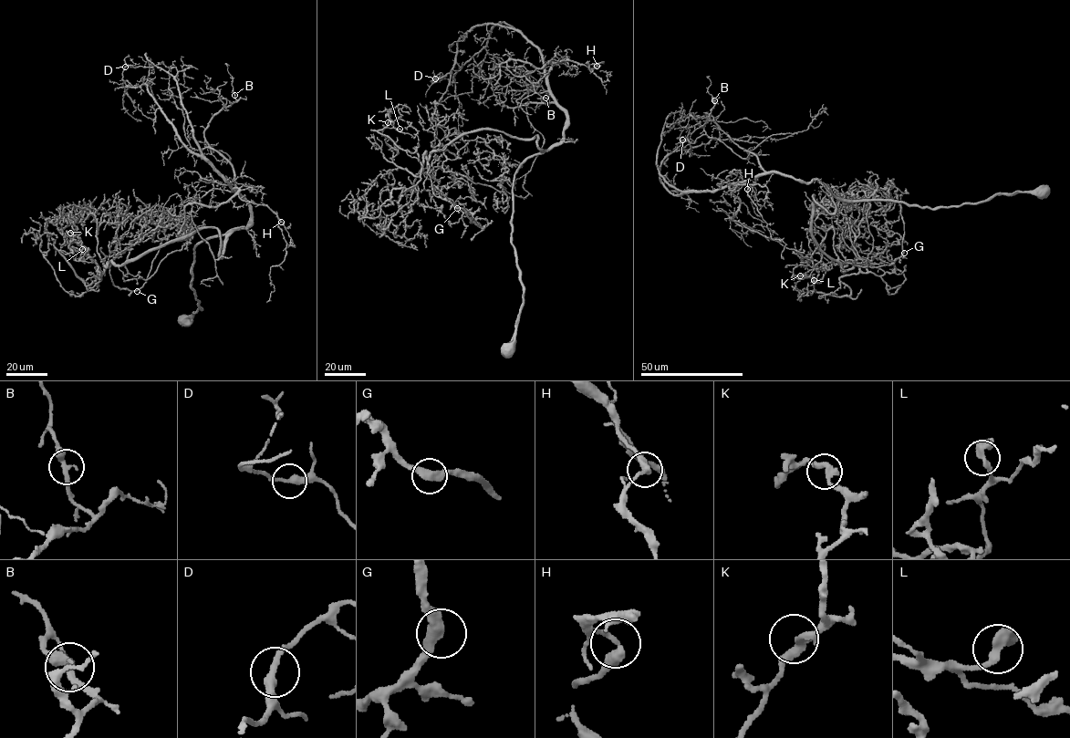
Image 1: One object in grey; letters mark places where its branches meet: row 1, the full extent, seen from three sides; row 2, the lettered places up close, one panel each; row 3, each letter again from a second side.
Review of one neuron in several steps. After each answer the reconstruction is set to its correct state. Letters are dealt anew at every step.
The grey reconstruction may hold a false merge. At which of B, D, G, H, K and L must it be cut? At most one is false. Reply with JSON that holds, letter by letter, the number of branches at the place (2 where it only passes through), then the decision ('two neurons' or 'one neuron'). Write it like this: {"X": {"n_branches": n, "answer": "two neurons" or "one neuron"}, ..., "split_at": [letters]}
{"B": {"n_branches": 2, "answer": "one neuron"}, "D": {"n_branches": 2, "answer": "one neuron"}, "G": {"n_branches": 2, "answer": "one neuron"}, "H": {"n_branches": 2, "answer": "one neuron"}, "K": {"n_branches": 2, "answer": "one neuron"}, "L": {"n_branches": 2, "answer": "one neuron"}, "split_at": []}

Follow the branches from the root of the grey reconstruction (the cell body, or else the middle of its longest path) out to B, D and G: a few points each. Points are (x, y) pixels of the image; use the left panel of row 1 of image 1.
B: (183, 319), (201, 309), (191, 286), (194, 244), (246, 228), (250, 216), (234, 171), (204, 135), (234, 95)
D: (183, 319), (201, 309), (194, 244), (246, 228), (251, 209), (191, 153), (146, 84), (126, 85), (125, 67)
G: (183, 319), (201, 309), (194, 244), (225, 246), (215, 228), (109, 262), (137, 291)

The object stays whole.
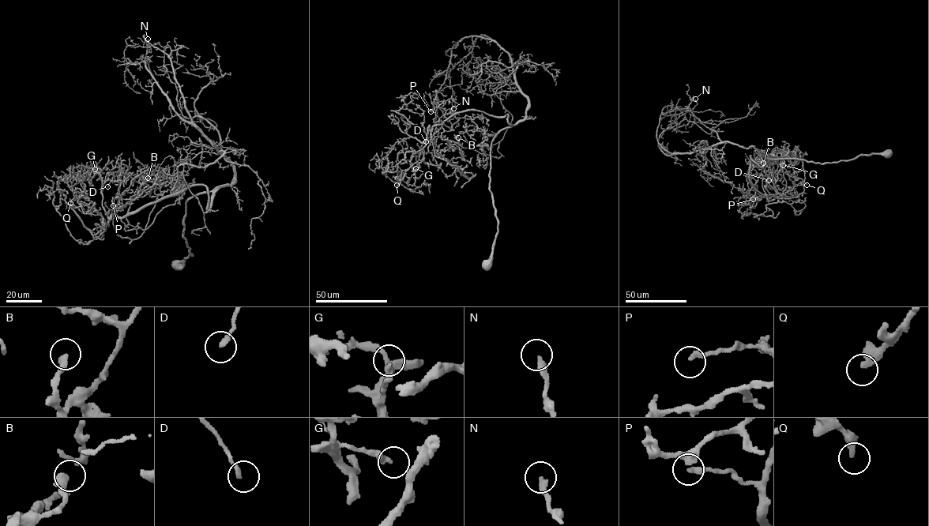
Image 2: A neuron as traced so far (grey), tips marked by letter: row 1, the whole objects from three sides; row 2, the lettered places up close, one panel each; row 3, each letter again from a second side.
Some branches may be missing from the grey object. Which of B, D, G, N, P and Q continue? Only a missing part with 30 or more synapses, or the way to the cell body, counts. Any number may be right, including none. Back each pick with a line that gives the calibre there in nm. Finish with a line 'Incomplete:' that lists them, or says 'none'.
Incomplete: none

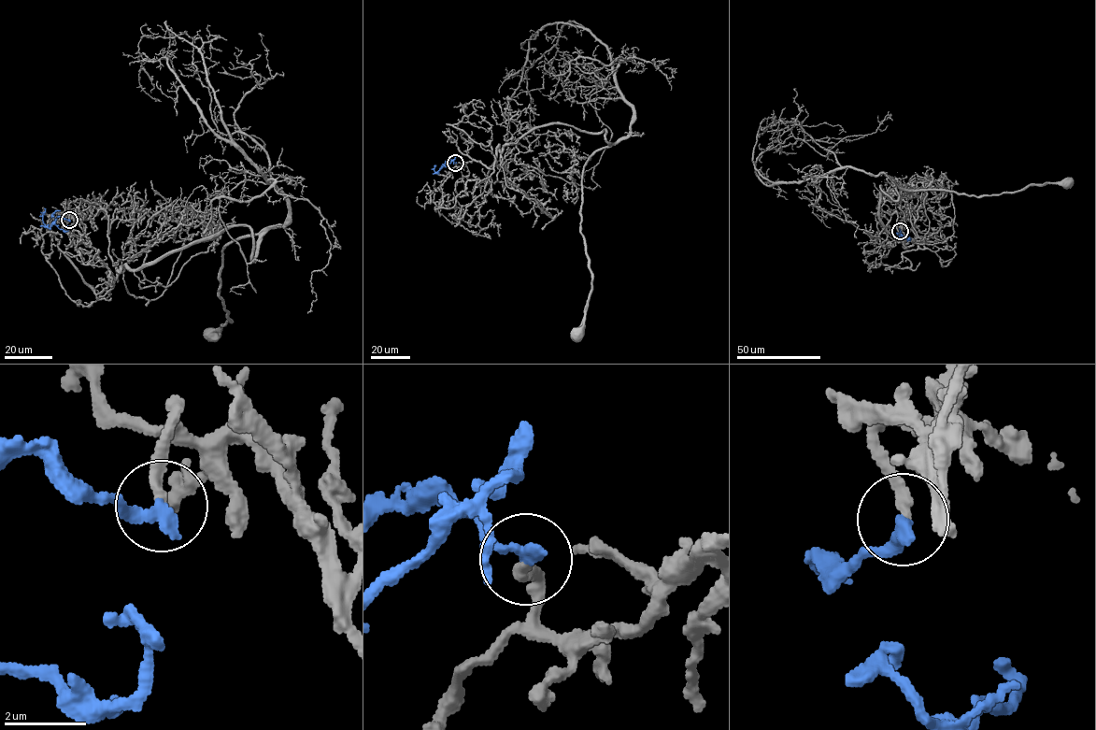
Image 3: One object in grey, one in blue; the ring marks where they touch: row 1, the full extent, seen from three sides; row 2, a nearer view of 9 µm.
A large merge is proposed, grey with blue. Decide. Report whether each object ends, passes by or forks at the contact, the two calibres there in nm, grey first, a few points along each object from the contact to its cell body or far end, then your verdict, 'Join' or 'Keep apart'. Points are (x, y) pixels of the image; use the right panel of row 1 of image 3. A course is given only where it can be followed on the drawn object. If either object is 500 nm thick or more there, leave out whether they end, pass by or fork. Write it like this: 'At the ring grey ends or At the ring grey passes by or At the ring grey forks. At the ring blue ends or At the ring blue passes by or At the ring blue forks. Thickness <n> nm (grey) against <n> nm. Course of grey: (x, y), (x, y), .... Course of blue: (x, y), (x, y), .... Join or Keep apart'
At the ring grey ends. At the ring blue ends. Thickness 260 nm (grey) against 360 nm. Course of grey: (900, 231), (924, 248), (904, 248), (880, 218), (880, 185), (897, 200), (893, 180), (980, 196), (1067, 183). Course of blue: (900, 231), (897, 234), (909, 239), (897, 233). Join

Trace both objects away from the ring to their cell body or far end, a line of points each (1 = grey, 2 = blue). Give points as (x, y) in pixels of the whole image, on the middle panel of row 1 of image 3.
1: (456, 163), (492, 168), (499, 145), (554, 123), (604, 129), (611, 145), (582, 180), (591, 289), (576, 335)
2: (456, 163), (447, 160), (437, 172), (434, 170), (434, 164)

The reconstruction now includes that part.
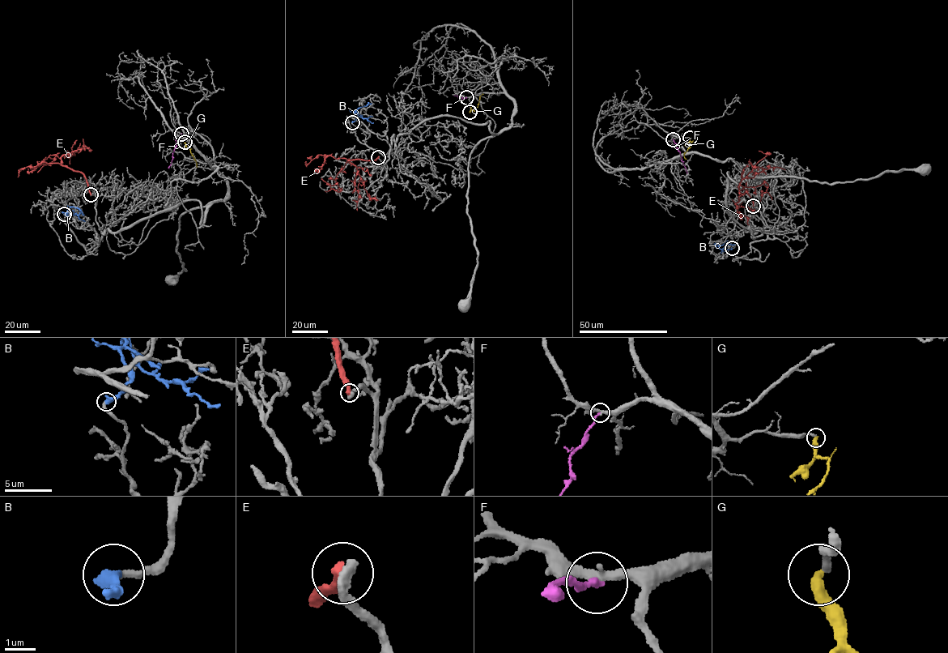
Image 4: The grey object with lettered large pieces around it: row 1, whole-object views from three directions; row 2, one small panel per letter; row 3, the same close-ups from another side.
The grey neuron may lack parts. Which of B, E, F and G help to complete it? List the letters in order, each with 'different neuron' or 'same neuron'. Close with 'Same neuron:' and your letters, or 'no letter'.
B: same neuron
E: different neuron
F: different neuron
G: different neuron
Same neuron: B

